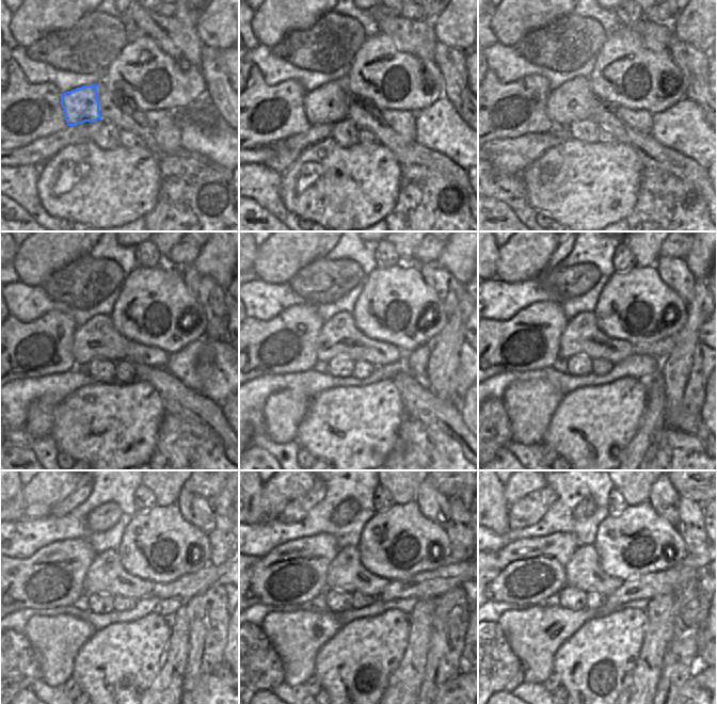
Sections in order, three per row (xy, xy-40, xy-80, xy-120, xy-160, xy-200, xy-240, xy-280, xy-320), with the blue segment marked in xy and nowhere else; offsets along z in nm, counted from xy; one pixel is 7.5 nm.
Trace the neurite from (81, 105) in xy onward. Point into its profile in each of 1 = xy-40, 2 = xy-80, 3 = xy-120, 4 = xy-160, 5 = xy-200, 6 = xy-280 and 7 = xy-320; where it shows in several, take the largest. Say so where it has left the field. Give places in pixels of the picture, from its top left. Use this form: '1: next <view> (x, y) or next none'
1: next xy-40 (329, 104)
2: next xy-80 (574, 100)
3: next xy-120 (97, 338)
4: next xy-160 (339, 336)
5: next xy-200 (582, 337)
6: next xy-280 (346, 573)
7: next xy-320 (584, 572)

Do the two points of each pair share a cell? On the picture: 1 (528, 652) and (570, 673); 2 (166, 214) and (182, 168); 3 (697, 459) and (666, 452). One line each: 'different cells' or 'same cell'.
1: different cells
2: same cell
3: same cell

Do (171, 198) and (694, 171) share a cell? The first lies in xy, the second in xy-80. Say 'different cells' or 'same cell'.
different cells

